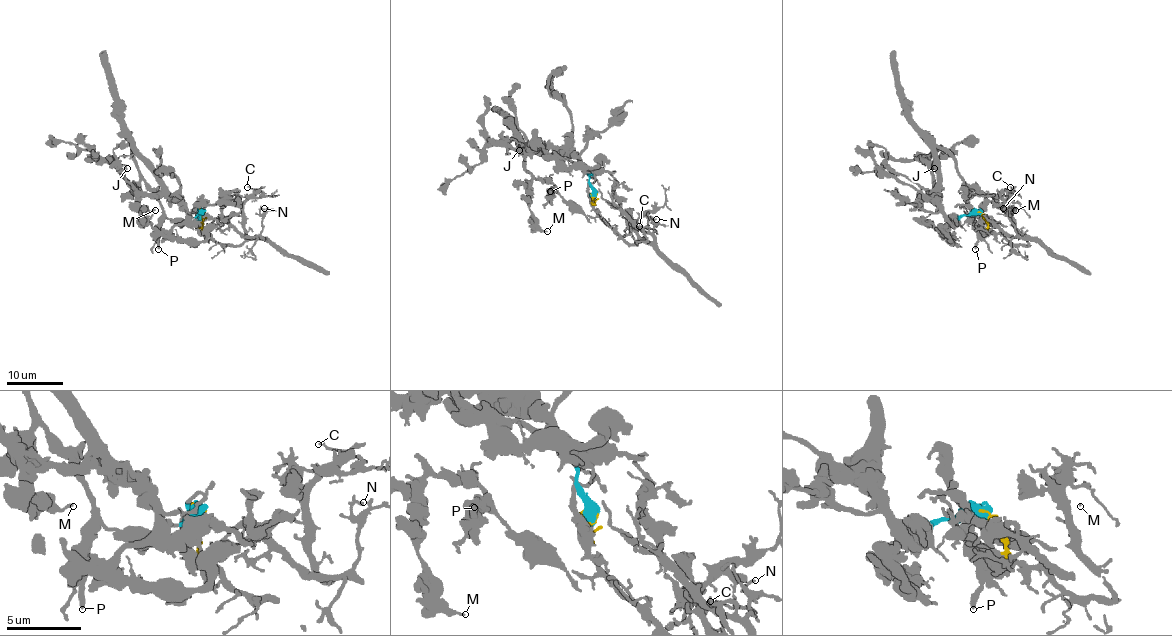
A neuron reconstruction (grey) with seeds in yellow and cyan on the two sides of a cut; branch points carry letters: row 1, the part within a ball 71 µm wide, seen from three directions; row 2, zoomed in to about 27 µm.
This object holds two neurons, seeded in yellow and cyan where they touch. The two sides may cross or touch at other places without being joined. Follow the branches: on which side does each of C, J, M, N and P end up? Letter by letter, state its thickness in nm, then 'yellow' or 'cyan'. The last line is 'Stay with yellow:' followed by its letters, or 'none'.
C: 150 nm | yellow
J: 190 nm | cyan
M: 180 nm | cyan
N: 190 nm | yellow
P: 340 nm | cyan
Stay with yellow: C, N

